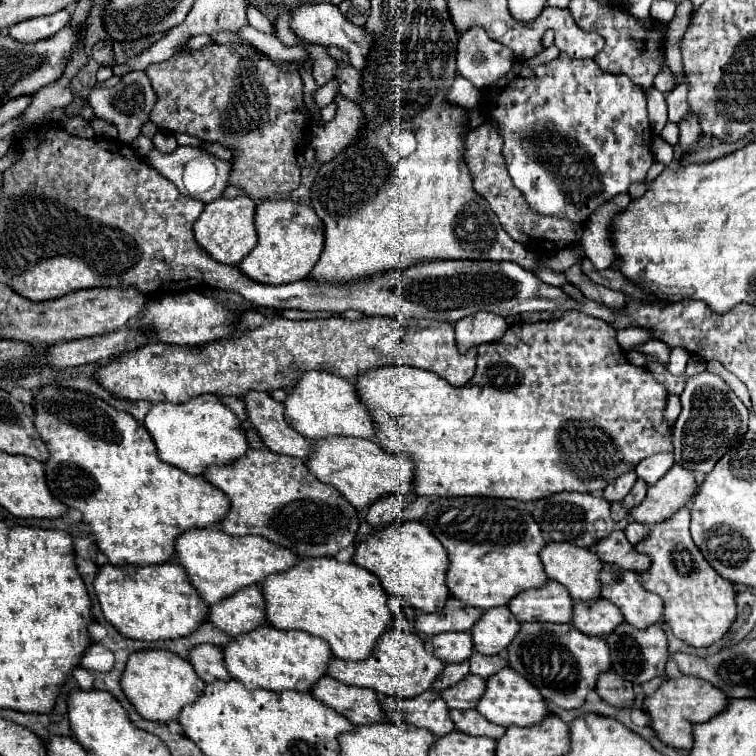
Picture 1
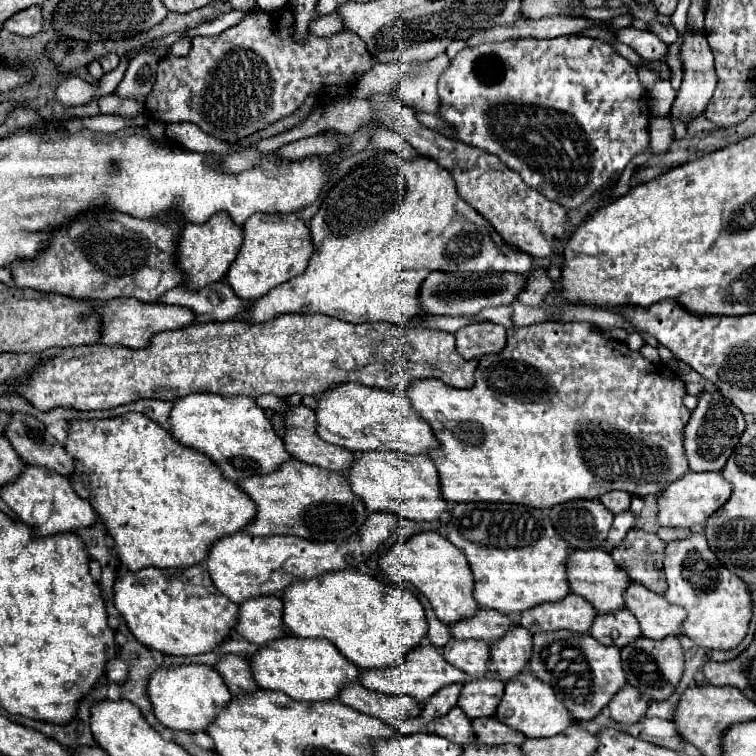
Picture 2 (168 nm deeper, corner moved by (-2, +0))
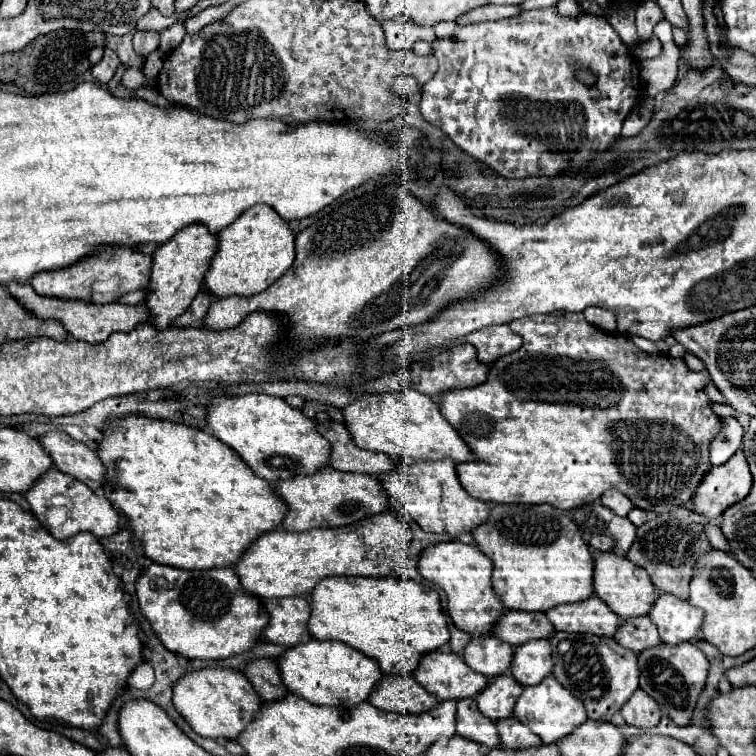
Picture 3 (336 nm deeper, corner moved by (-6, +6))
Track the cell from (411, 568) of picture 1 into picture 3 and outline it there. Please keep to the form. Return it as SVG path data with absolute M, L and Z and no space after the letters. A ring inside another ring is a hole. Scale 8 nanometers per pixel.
M458 540L428 544L418 556L418 572L424 580L440 586L446 592L448 614L454 626L464 632L488 634L488 628L492 628L496 616L500 616L500 612L506 610L492 592L492 560L472 544L464 544Z

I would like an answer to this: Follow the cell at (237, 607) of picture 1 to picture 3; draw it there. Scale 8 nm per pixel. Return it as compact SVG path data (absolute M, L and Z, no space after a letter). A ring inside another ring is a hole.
M284 596L264 602L268 624L262 630L264 640L282 646L294 646L306 634L310 604L304 596Z

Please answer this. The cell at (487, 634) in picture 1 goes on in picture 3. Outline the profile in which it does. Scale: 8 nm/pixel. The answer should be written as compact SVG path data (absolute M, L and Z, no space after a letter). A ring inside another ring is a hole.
M528 640L514 648L510 674L522 684L538 684L552 672L552 656L548 640Z

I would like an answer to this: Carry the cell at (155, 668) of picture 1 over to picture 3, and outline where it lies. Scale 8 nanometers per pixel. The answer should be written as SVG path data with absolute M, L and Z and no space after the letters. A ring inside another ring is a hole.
M202 668L180 676L172 684L172 704L190 728L206 738L234 740L260 708L260 698L242 672L230 668Z

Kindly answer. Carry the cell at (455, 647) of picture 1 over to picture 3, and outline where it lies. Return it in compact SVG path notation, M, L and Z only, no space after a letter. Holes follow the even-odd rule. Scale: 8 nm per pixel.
M490 634L488 636L474 636L466 644L462 658L476 672L492 678L492 676L504 674L508 670L508 664L512 658L512 646L490 636Z

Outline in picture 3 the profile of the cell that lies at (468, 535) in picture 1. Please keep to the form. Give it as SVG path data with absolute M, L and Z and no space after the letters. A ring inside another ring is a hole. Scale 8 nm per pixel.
M492 504L488 520L472 528L472 536L478 550L484 552L494 564L492 588L508 610L546 612L558 604L572 604L592 596L592 556L566 510L558 510L548 504Z

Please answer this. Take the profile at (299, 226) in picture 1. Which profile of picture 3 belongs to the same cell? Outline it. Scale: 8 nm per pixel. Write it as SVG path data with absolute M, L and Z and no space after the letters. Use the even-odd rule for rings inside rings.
M254 206L236 224L230 224L218 234L218 250L210 270L204 278L208 290L220 298L228 296L252 296L264 292L274 284L288 268L292 268L296 258L296 234L290 224L280 218L274 208Z

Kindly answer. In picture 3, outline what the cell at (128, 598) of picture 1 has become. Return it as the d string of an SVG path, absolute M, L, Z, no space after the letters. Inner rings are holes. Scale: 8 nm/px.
M152 564L136 580L136 596L140 602L142 616L150 622L158 640L184 658L202 658L202 660L222 660L234 654L240 654L252 644L256 644L262 628L268 624L264 606L256 596L244 592L238 582L238 576L232 568L212 568L212 570L180 570L172 566Z

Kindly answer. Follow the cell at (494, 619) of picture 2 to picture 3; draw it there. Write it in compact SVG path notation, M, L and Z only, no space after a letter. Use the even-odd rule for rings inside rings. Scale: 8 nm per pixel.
M506 610L498 622L492 626L490 634L516 646L524 644L524 640L548 638L552 636L552 624L544 616L544 612L526 612L526 610Z

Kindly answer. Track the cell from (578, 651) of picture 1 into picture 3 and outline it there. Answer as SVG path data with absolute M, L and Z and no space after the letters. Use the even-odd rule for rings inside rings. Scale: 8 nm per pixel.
M554 632L548 638L552 646L552 676L568 688L586 708L590 720L610 720L614 712L632 696L638 688L638 664L636 654L612 638L596 634L574 634L574 632Z

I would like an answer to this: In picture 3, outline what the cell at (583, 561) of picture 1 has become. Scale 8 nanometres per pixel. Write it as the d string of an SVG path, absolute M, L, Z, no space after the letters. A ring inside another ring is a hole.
M598 552L594 554L594 594L604 600L622 620L626 620L632 616L648 614L648 608L658 590L652 586L644 568L632 564L624 556L616 556L614 552Z

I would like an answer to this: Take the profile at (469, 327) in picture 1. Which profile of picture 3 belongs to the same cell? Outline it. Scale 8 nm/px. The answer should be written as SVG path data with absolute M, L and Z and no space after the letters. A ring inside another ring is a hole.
M502 324L502 326L488 326L488 328L472 332L466 336L466 342L470 342L476 348L480 362L490 364L498 360L500 356L520 348L522 338L514 334L508 328L508 324Z

